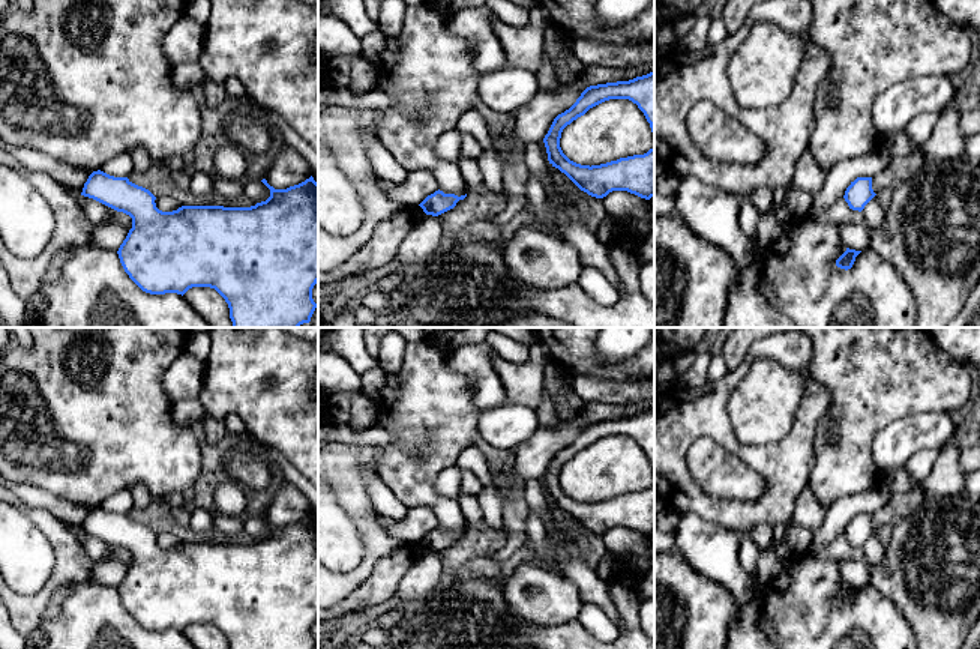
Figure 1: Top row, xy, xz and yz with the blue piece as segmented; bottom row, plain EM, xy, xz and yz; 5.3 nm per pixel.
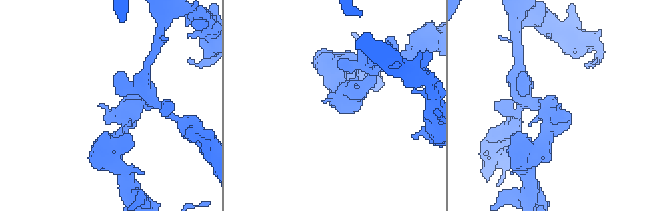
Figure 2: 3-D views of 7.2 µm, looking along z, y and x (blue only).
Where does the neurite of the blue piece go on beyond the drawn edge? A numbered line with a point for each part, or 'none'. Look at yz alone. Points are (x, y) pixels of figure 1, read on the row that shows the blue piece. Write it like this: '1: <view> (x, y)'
none

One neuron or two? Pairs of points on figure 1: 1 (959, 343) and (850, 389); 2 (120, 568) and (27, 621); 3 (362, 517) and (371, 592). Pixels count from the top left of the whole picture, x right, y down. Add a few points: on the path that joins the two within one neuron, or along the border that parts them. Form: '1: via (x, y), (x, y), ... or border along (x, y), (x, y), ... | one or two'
1: border along (935, 343), (964, 364) | two
2: border along (95, 562), (90, 577), (96, 583), (116, 588) | two
3: border along (393, 550), (381, 556), (372, 571), (342, 598) | two

